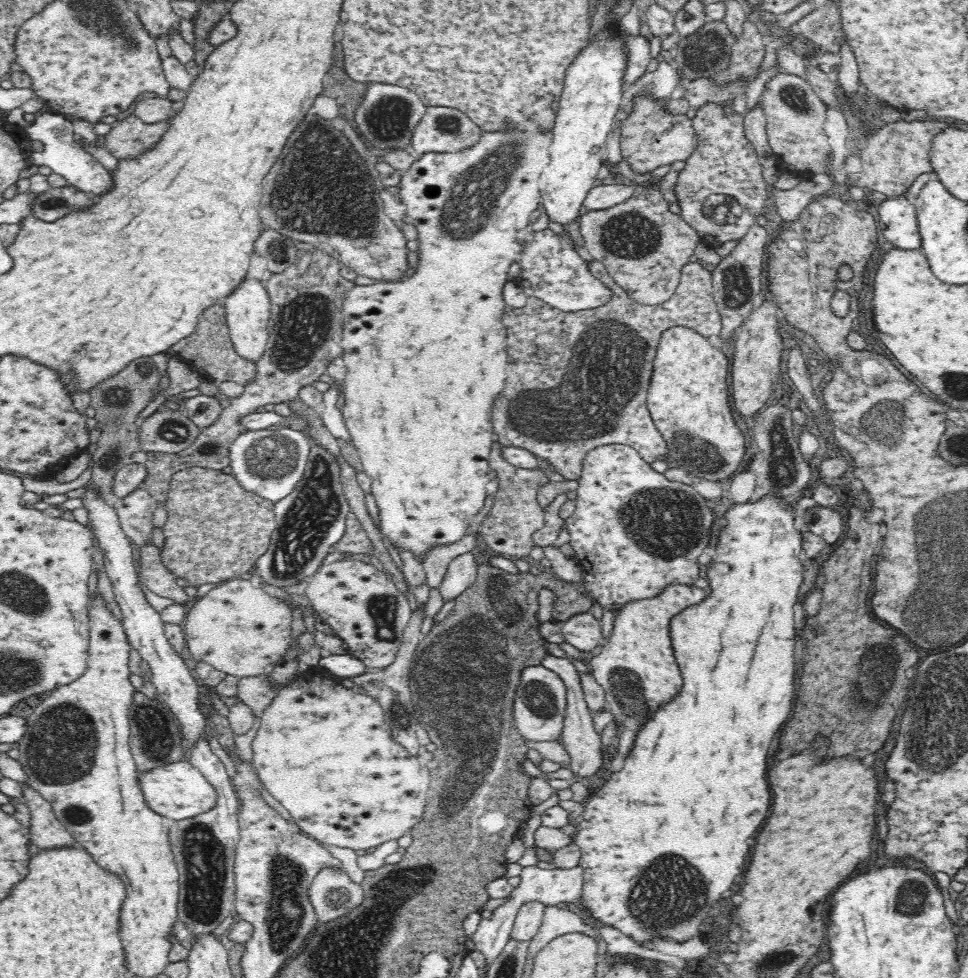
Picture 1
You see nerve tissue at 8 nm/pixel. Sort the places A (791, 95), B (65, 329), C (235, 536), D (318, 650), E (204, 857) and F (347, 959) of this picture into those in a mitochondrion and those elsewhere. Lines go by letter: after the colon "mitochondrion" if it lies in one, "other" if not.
A: mitochondrion
B: other
C: other
D: other
E: mitochondrion
F: mitochondrion

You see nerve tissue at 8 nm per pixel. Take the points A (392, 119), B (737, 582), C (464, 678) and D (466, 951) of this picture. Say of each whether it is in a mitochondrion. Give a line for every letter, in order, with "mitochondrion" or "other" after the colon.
A: mitochondrion
B: other
C: mitochondrion
D: other

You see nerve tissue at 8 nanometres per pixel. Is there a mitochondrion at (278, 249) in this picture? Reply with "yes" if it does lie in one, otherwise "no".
yes

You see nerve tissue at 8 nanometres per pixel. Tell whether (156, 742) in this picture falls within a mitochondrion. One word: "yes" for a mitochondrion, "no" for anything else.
yes

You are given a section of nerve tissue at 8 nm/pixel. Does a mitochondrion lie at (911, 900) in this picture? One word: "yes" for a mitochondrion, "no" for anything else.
yes

